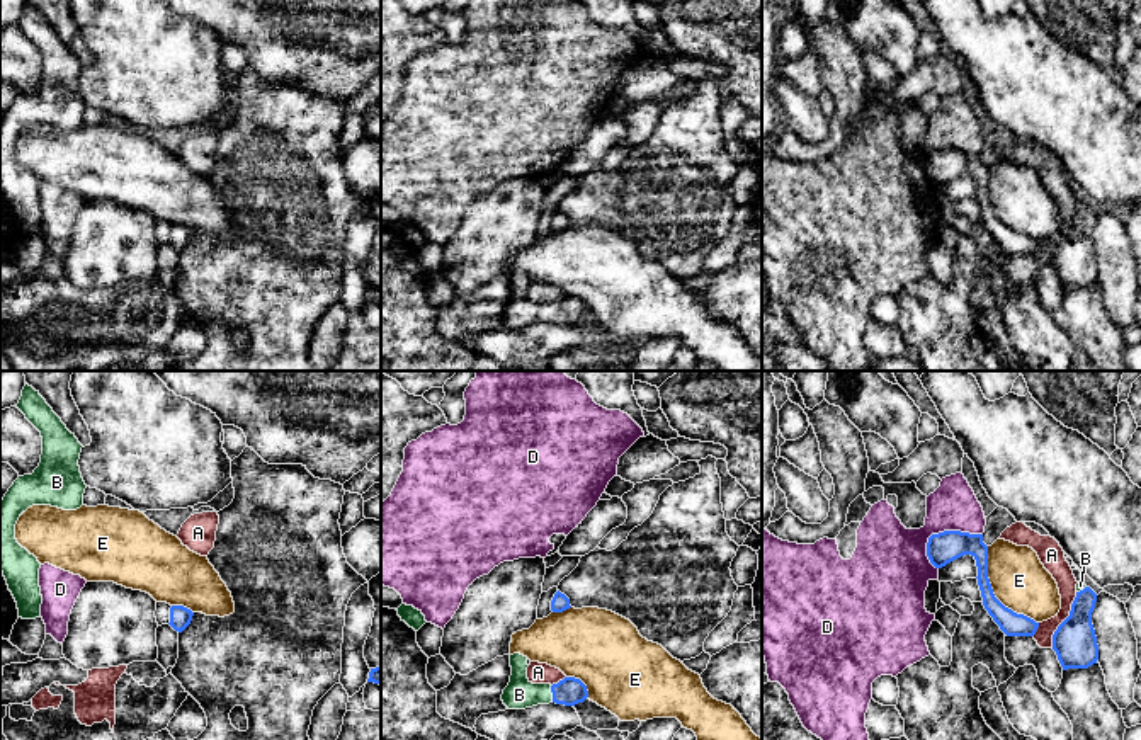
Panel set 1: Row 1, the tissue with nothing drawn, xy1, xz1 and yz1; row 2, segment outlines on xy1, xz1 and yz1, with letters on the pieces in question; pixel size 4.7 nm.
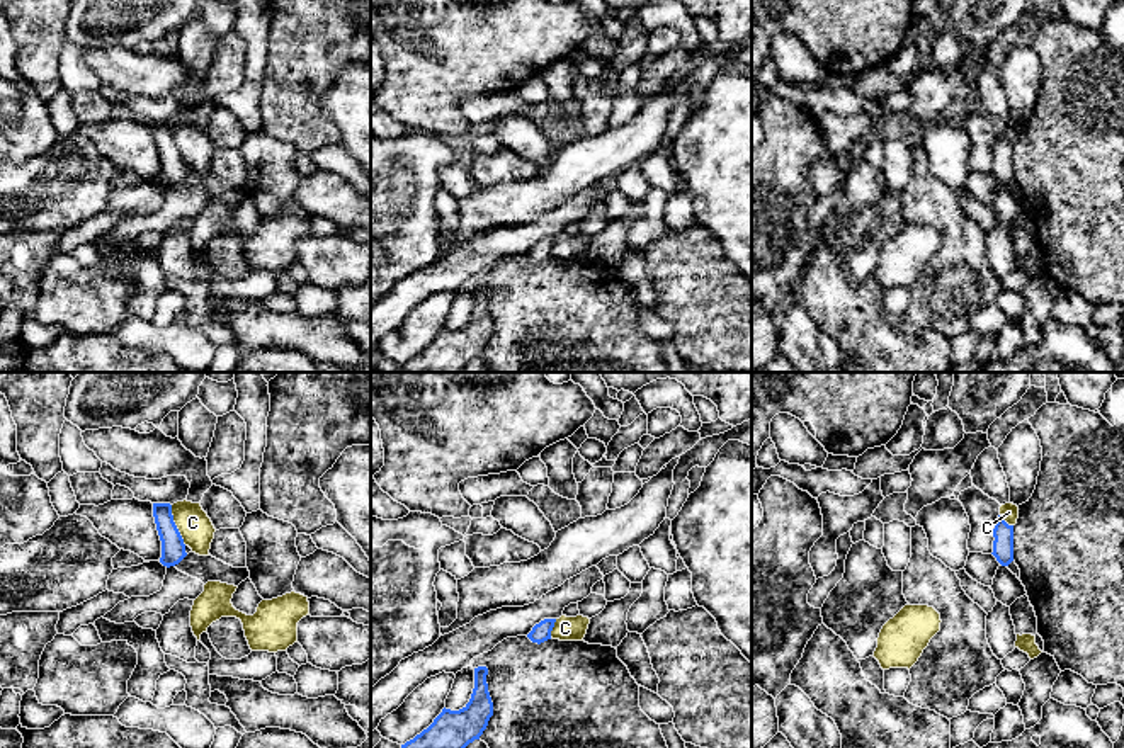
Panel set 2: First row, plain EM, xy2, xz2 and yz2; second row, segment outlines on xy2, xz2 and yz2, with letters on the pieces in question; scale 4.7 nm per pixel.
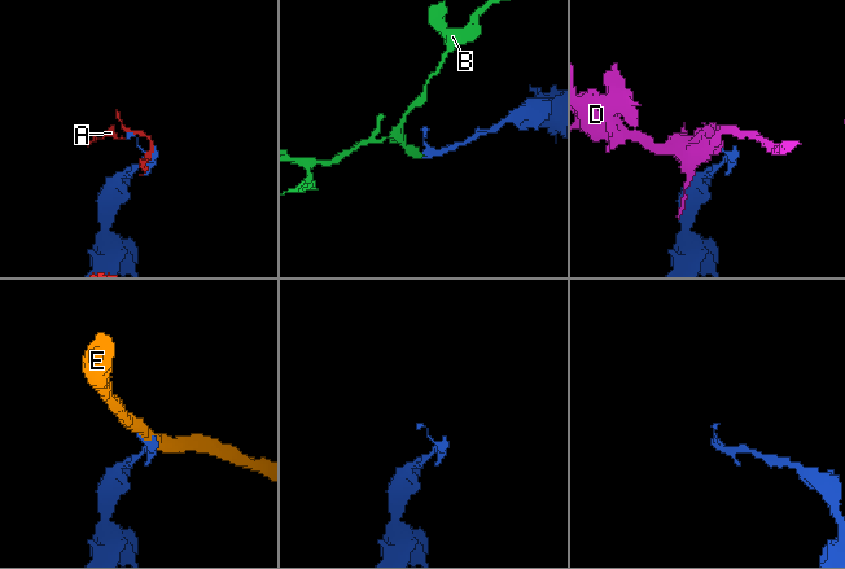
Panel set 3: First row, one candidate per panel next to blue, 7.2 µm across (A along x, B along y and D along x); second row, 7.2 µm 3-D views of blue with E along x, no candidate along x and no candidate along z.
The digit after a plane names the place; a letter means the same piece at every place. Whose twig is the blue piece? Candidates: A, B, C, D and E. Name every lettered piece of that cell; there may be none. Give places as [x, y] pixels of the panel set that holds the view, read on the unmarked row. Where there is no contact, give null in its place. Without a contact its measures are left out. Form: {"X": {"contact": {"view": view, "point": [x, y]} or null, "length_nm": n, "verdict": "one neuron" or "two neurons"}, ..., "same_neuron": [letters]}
{"A": {"contact": {"view": "yz1", "point": [1065, 239]}, "length_nm": 300, "verdict": "two neurons"}, "B": {"contact": {"view": "xz1", "point": [553, 313]}, "length_nm": 80, "verdict": "one neuron"}, "C": {"contact": {"view": "xy2", "point": [175, 145]}, "length_nm": 200, "verdict": "two neurons"}, "D": {"contact": {"view": "yz1", "point": [946, 150]}, "length_nm": 300, "verdict": "two neurons"}, "E": {"contact": {"view": "yz1", "point": [992, 211]}, "length_nm": 440, "verdict": "two neurons"}, "same_neuron": ["B"]}

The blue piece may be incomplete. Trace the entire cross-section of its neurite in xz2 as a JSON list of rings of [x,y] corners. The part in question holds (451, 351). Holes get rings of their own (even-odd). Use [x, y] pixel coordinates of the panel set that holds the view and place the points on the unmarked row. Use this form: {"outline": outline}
{"outline": [[[474,287],[474,308],[469,321],[459,328],[442,328],[434,342],[401,364],[400,372],[463,372],[480,359],[493,335],[493,321],[486,303],[488,287]]]}

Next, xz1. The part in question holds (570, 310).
{"outline": [[[510,274],[512,294],[503,308],[502,320],[508,328],[525,328],[537,323],[575,325],[588,316],[587,305],[575,296],[565,296],[558,303],[532,303],[527,298],[527,276]]]}

